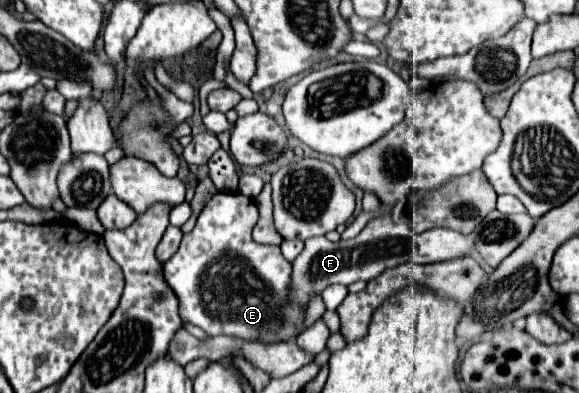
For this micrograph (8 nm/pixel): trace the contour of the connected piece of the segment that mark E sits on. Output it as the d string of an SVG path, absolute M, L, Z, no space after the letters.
M216 193L206 207L202 209L202 213L198 215L196 227L192 229L192 233L184 235L180 249L176 251L176 255L172 259L168 259L164 263L164 279L168 281L168 285L176 291L178 299L180 299L180 315L184 321L198 325L200 329L204 329L208 335L236 335L236 337L244 337L246 341L266 341L266 343L280 343L280 341L288 341L292 337L288 337L288 333L292 333L292 321L296 321L296 313L292 313L292 309L288 309L288 273L292 273L290 263L282 257L280 247L272 247L272 245L258 245L252 239L252 229L256 225L256 215L258 215L258 207L254 205L254 199L244 197L242 193Z

